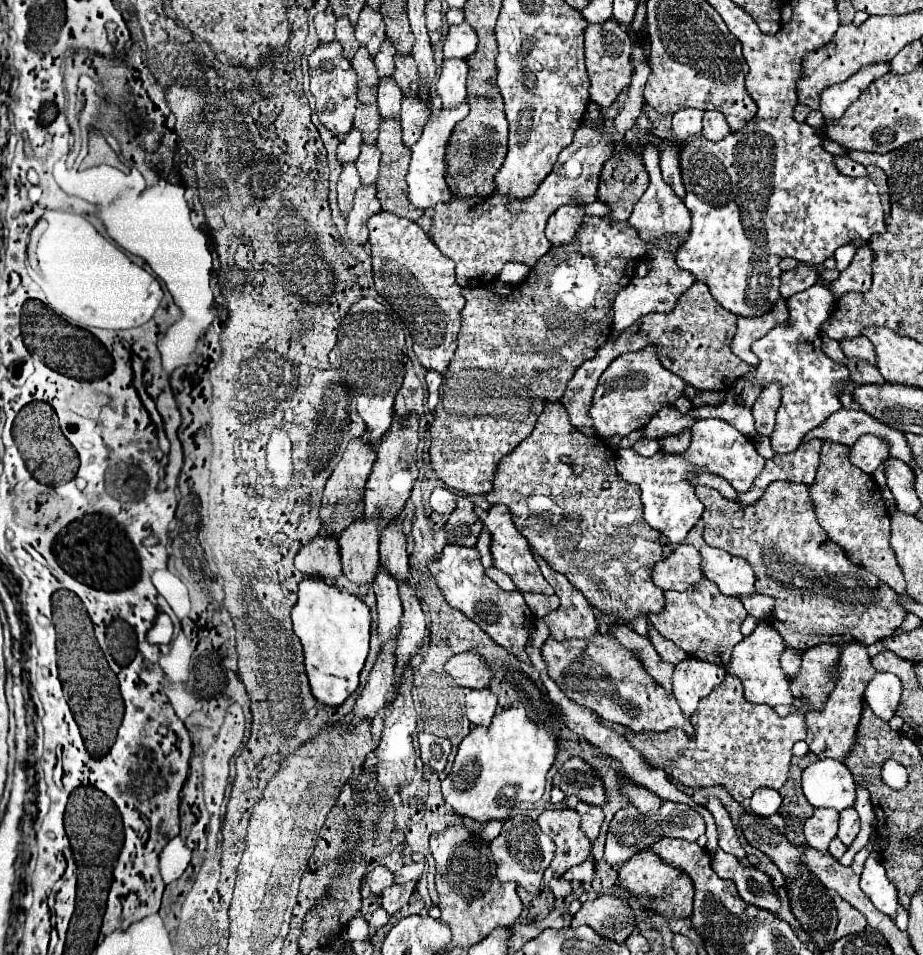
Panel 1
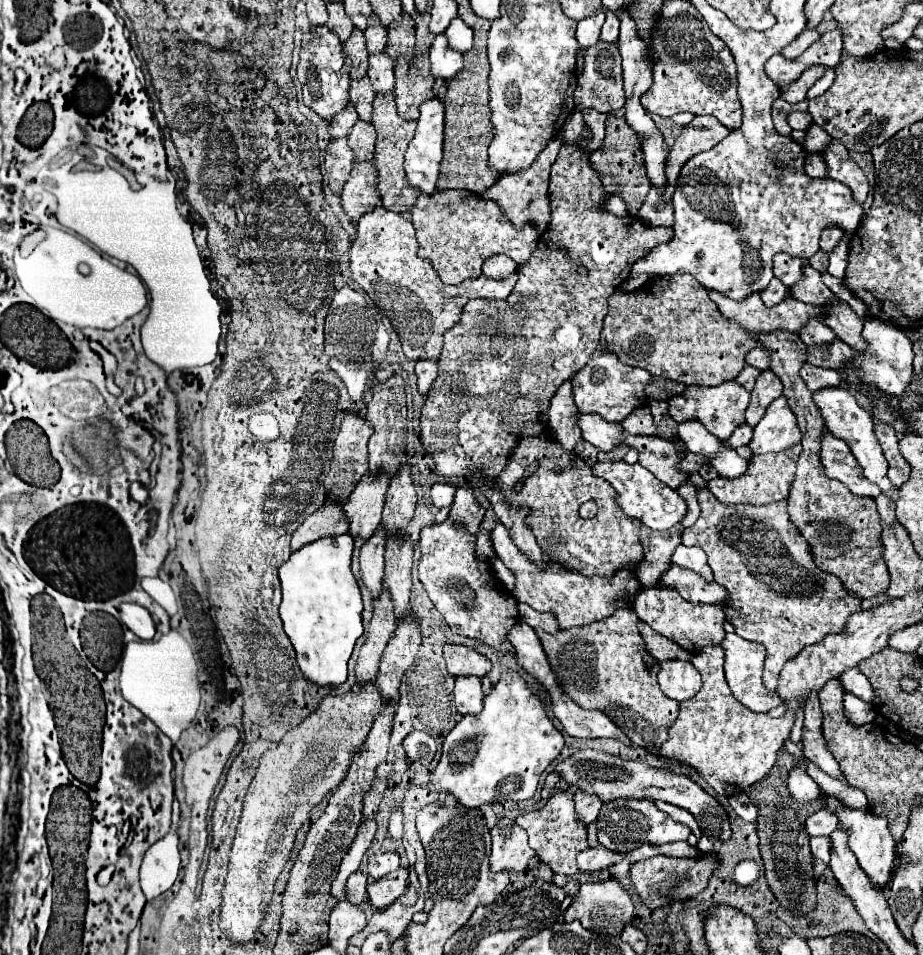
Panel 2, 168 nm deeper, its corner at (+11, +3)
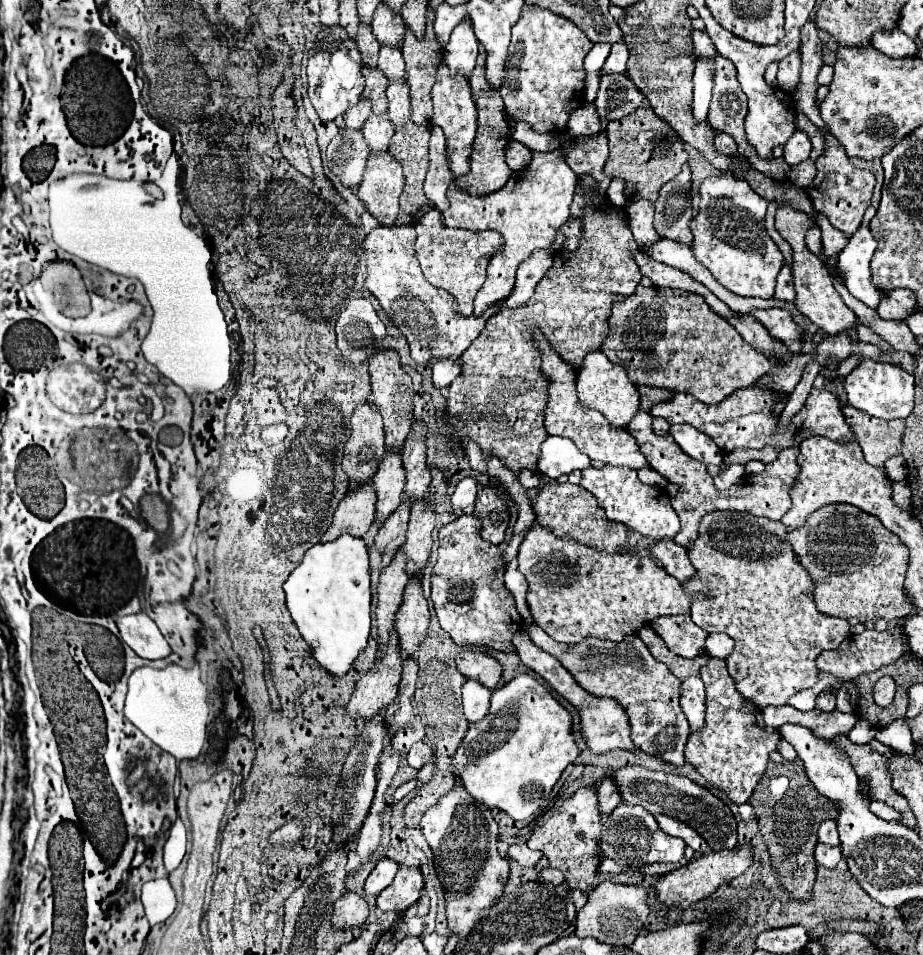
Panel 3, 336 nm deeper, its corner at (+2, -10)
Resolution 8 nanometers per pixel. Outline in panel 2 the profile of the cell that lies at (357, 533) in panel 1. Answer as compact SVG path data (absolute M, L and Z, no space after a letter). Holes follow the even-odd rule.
M367 473L357 483L355 491L343 507L345 519L349 519L347 533L353 539L361 539L365 543L365 539L369 539L369 535L373 535L373 531L379 527L387 487L389 479L385 475L373 477Z

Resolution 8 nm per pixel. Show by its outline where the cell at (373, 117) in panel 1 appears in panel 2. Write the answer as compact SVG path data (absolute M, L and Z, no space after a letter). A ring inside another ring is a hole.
M359 79L351 83L351 91L349 91L349 101L355 105L359 119L361 121L371 121L371 113L373 113L373 99L375 99L375 91L369 83L369 79Z

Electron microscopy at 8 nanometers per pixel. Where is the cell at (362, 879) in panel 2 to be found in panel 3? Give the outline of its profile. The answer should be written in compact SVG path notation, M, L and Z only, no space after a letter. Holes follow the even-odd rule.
M346 892L334 904L330 924L334 930L352 930L360 928L368 918L368 902L354 892Z

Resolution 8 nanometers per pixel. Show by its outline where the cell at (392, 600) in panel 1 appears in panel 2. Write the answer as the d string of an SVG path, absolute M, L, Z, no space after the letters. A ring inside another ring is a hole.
M377 527L377 531L373 533L373 537L361 547L361 555L359 555L359 565L361 565L361 579L367 587L367 591L373 595L373 599L377 599L383 591L383 553L385 553L385 531L381 527Z

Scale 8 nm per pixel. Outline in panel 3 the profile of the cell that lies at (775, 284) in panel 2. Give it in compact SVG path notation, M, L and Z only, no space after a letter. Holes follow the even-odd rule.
M754 308L750 312L766 330L772 338L780 340L786 344L790 354L802 354L802 328L794 322L792 314L784 308L768 308L768 310L758 310Z

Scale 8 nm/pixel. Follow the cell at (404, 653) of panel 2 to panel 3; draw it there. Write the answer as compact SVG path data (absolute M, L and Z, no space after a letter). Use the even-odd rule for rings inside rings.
M420 578L408 580L396 616L396 632L400 636L400 648L404 658L414 656L414 652L420 648L428 630L428 622L430 622L430 614L428 614L426 598L422 594Z

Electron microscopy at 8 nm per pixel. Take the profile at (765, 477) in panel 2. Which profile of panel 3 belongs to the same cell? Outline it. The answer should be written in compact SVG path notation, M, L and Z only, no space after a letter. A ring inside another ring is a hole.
M638 410L634 420L630 420L630 424L626 426L626 430L638 442L638 446L640 446L642 454L646 456L650 468L654 468L668 482L678 486L678 492L670 498L670 504L672 504L674 512L678 512L678 518L680 518L680 530L674 536L674 540L680 546L686 548L688 544L692 544L692 540L696 540L696 536L698 536L698 520L708 512L748 512L748 514L754 514L754 516L780 520L786 514L786 510L790 510L790 506L792 506L790 486L794 484L794 478L798 476L798 464L796 464L798 448L782 450L774 462L766 464L766 470L762 474L744 474L744 478L738 484L734 484L734 488L718 490L718 488L714 488L712 476L706 470L706 464L686 456L682 452L682 448L678 448L678 444L674 442L672 436L668 436L668 434L666 436L656 436L652 432L650 424L652 424L652 416L648 412Z

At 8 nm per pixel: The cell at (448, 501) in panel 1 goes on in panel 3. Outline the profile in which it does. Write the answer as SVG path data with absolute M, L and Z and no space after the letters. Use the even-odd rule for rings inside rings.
M464 478L452 494L452 508L460 510L460 512L468 512L468 508L476 500L476 492L478 492L478 480Z

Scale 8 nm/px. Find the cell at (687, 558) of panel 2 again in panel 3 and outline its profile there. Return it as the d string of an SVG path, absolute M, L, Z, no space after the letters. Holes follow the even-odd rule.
M658 540L648 546L648 552L652 558L660 562L660 566L670 572L670 576L678 578L680 582L694 576L694 568L680 544L674 544L674 540Z

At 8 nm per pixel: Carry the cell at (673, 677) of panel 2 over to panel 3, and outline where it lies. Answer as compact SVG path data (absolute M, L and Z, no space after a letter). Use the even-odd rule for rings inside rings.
M692 676L682 682L680 688L680 706L688 718L690 724L690 734L700 732L704 728L704 710L706 710L706 692L704 692L704 682L698 676Z

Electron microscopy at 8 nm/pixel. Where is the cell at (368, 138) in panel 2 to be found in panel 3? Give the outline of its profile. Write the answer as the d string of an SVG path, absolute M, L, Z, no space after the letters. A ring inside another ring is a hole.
M372 114L364 126L362 126L364 138L370 146L370 152L386 152L388 150L388 142L394 134L394 126L390 124L386 114Z

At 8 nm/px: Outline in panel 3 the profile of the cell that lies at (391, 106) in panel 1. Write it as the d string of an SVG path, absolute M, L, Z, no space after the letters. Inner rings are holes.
M382 46L380 48L380 58L378 58L378 68L386 74L386 78L390 80L402 80L406 70L404 70L404 58L402 58L402 50L400 46Z

